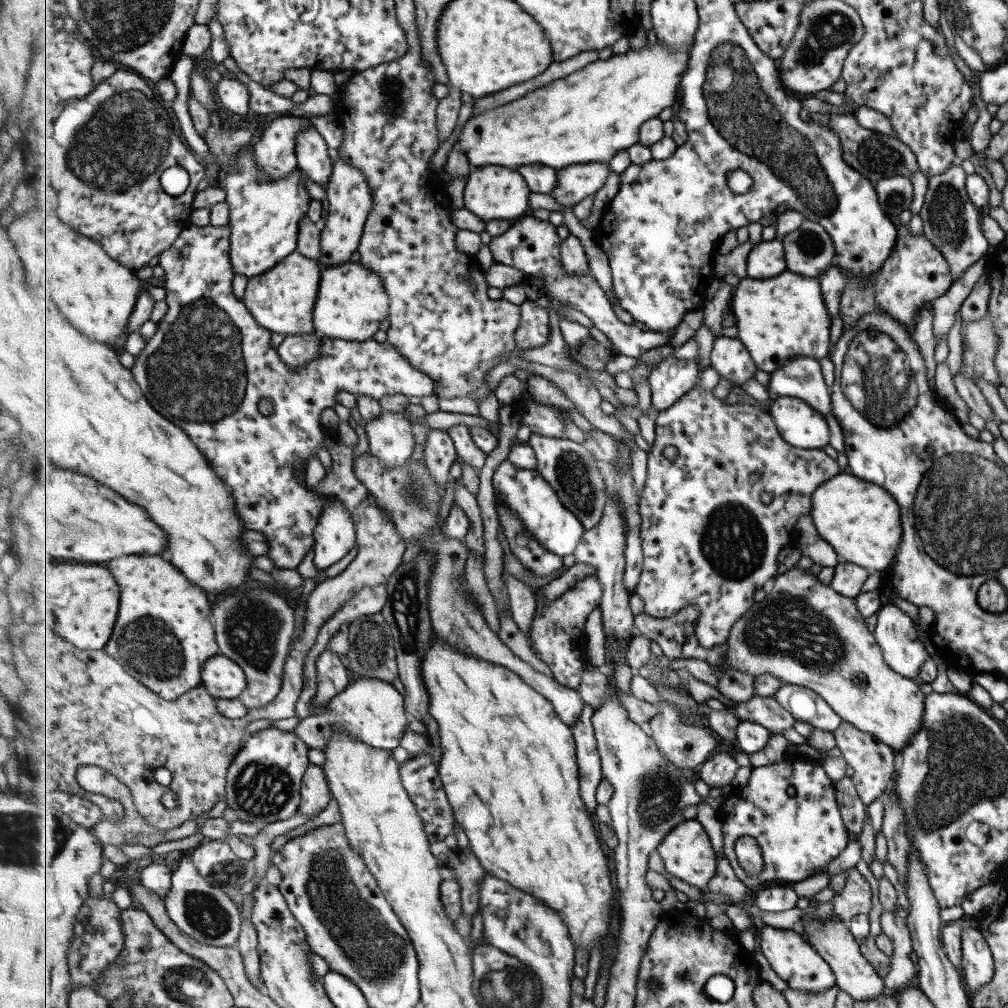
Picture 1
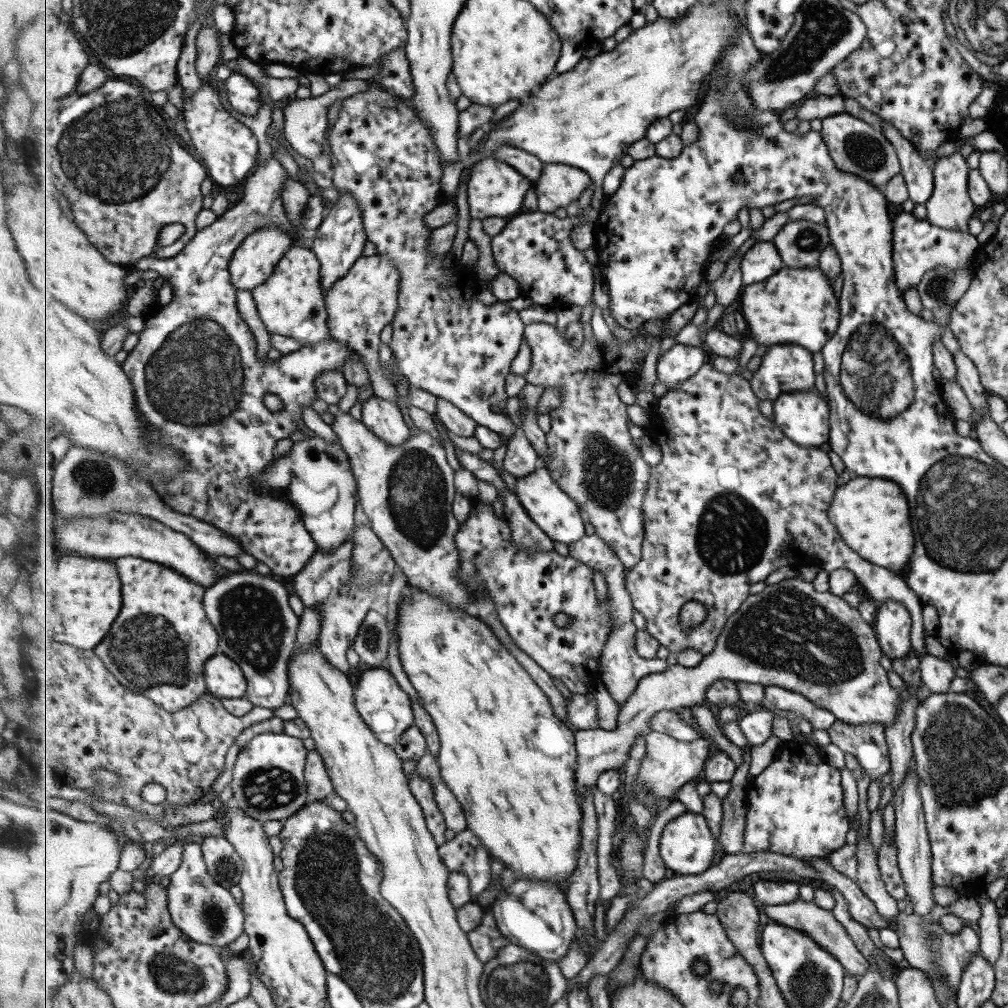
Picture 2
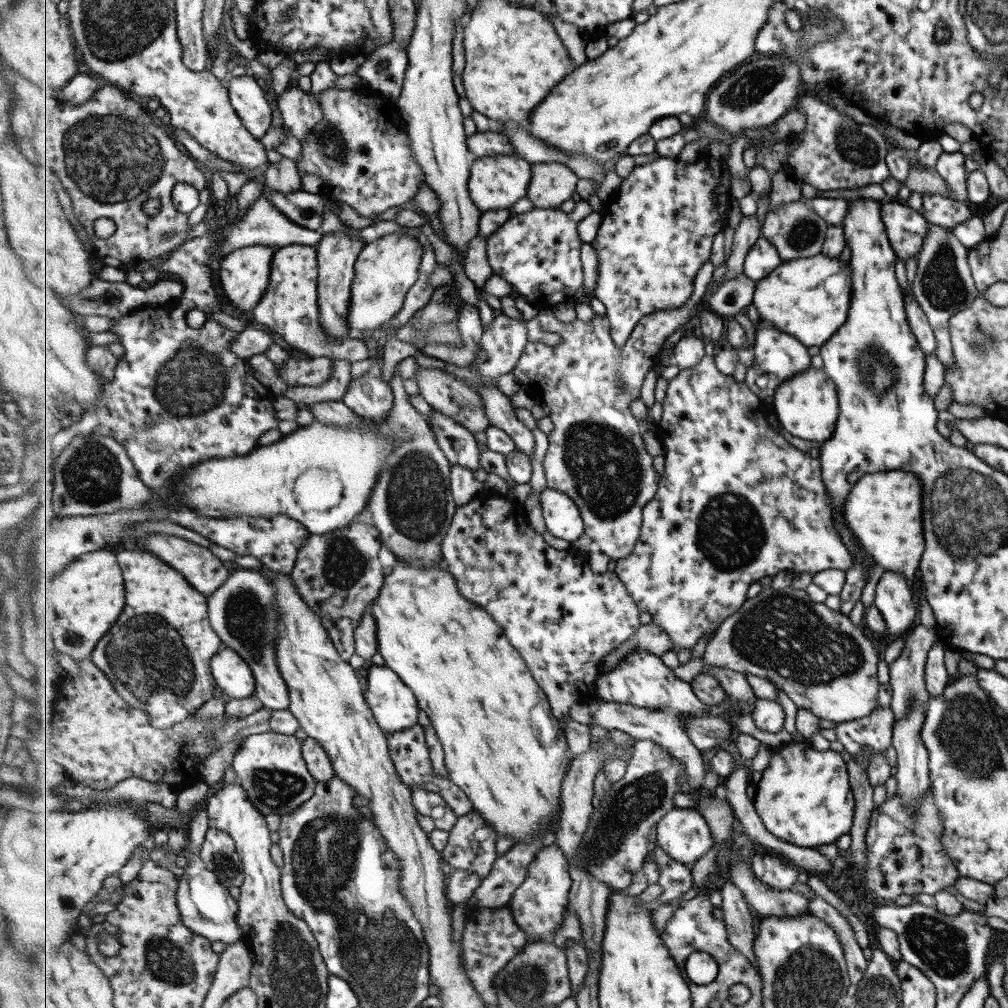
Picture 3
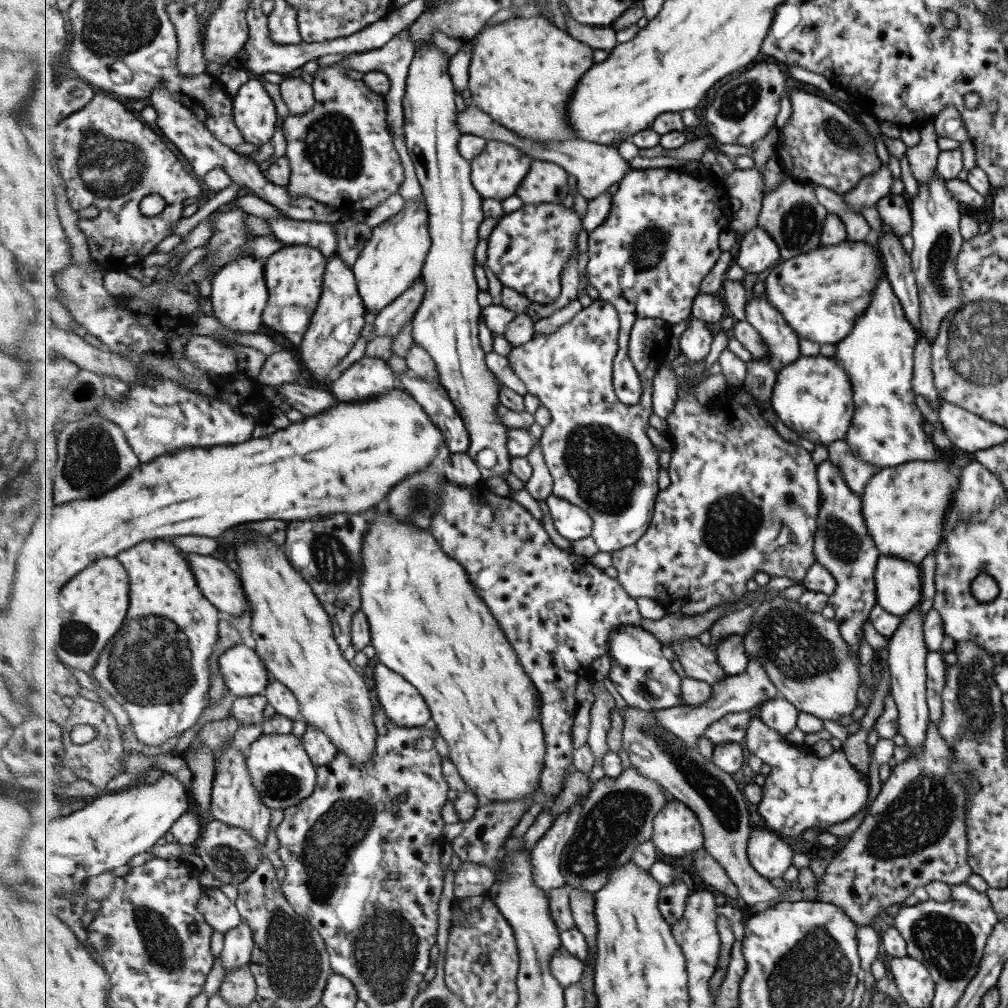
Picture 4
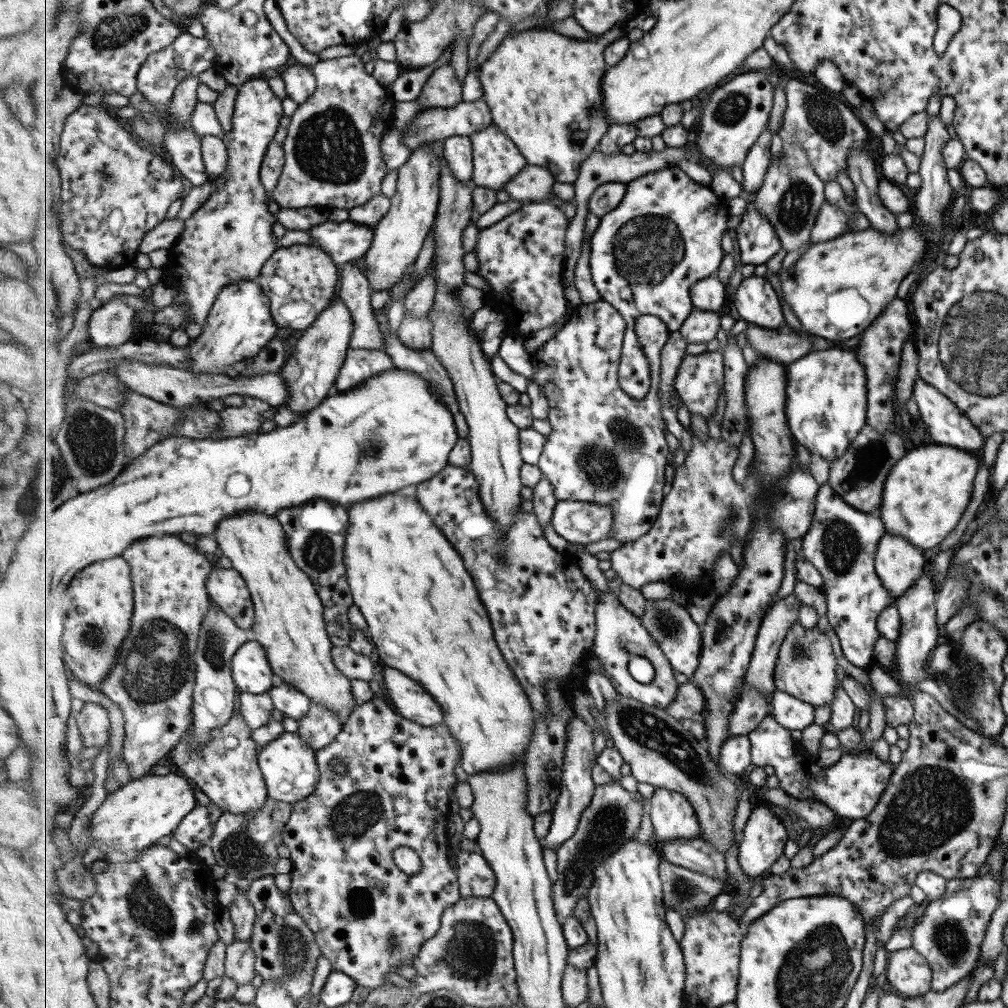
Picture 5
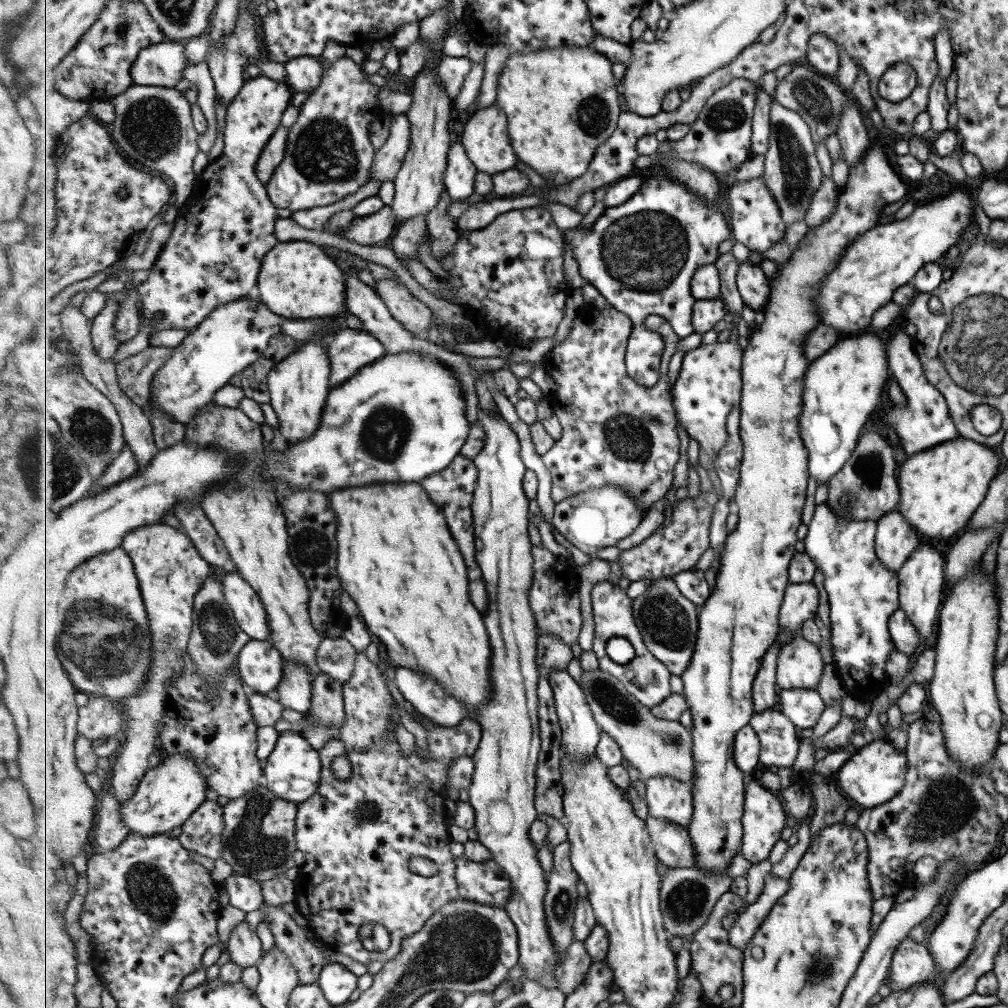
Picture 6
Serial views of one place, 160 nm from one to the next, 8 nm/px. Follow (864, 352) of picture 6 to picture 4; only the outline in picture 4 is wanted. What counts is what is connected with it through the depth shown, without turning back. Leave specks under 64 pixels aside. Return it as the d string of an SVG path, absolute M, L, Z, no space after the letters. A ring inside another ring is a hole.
M821 355L801 357L797 362L780 370L773 389L771 404L775 414L789 429L796 432L799 437L812 442L815 447L826 446L826 444L836 440L844 440L855 409L850 376L839 363L836 363L832 358Z

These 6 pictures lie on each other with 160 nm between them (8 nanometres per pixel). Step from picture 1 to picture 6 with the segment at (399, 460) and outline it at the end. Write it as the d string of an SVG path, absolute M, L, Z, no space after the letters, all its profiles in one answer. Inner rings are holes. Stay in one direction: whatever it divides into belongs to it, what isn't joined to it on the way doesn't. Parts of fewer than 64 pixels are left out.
M345 327L329 339L329 356L332 364L330 383L338 387L363 367L387 356L387 352L371 332Z

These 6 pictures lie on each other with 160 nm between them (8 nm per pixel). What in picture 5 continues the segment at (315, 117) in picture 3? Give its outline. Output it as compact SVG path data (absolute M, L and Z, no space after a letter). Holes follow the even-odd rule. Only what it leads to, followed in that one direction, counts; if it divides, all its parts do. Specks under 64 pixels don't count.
M289 65L280 71L284 81L288 97L297 105L307 102L307 99L316 92L318 80L312 67L301 65Z

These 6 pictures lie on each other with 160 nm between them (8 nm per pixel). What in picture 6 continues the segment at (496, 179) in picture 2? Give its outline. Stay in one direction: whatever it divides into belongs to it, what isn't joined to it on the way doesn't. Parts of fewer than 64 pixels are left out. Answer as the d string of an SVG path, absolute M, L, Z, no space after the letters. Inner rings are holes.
M496 102L488 107L476 107L465 125L456 134L466 147L468 157L475 163L479 171L493 176L506 170L515 169L515 164L519 162L519 157L515 154L514 146L511 144L507 113L501 110Z

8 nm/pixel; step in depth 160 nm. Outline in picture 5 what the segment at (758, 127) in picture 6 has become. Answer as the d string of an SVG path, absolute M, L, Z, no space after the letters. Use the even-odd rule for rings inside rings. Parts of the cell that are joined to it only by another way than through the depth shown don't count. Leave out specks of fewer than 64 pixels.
M768 122L766 129L747 155L745 164L742 166L745 173L745 182L742 184L743 194L757 193L763 186L765 175L772 163L771 140L773 140L773 133Z

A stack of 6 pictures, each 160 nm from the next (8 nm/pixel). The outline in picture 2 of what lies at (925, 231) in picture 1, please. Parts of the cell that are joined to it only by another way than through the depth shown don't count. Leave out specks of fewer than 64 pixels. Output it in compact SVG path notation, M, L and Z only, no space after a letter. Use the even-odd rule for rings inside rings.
M955 151L951 155L939 157L932 166L933 188L931 196L924 203L925 221L931 226L941 229L953 229L955 232L968 232L968 220L973 217L976 207L971 202L967 192L968 164Z

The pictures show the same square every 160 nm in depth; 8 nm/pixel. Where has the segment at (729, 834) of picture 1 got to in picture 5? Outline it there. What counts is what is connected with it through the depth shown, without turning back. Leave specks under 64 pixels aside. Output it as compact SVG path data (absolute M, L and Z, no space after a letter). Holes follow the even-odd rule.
M772 714L767 715L763 723L749 736L752 742L753 764L773 767L774 774L779 778L779 787L790 797L817 801L827 806L835 816L849 818L851 821L859 820L873 810L892 776L893 765L889 761L876 760L872 752L863 750L855 755L849 753L841 755L839 761L826 770L816 769L816 757L800 742L794 740L791 730L781 726Z

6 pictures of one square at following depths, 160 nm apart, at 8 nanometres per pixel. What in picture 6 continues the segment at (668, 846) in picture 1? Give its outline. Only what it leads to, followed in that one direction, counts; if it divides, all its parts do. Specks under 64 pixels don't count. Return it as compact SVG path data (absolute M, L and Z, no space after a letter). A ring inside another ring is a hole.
M672 776L648 778L645 782L649 814L689 828L694 817L692 786Z

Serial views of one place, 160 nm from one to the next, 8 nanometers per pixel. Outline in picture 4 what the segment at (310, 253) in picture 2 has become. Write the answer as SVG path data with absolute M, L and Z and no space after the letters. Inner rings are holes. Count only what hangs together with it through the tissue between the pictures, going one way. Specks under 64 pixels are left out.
M308 245L288 246L265 259L270 300L264 312L265 324L282 333L292 344L301 346L323 294L323 276L328 258ZM419 278L414 284L405 290L395 302L389 304L375 318L374 335L370 336L369 341L376 336L390 336L394 343L402 328L415 316L425 293L424 280Z

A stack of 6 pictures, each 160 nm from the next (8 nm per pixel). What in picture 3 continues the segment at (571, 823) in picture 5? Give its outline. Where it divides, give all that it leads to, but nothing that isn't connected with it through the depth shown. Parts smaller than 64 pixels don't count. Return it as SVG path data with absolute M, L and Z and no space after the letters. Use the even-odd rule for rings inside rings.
M557 842L543 846L533 860L534 862L539 862L539 878L535 880L535 886L525 890L525 884L523 884L521 886L523 892L521 888L517 889L507 906L514 912L514 917L528 934L528 938L533 937L533 942L551 942L555 930L563 924L565 908L571 910L569 904L573 879L570 875L570 862Z

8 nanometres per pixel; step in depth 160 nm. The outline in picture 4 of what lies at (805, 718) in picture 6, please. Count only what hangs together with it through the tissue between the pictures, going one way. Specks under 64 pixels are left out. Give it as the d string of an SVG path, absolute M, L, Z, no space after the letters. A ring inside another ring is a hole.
M780 696L762 704L759 718L773 730L787 735L798 728L800 710L793 703Z

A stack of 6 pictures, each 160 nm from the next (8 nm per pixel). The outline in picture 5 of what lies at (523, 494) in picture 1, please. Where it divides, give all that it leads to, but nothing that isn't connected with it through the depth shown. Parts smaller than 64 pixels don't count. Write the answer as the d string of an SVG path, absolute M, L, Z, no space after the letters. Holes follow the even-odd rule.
M559 501L552 527L569 543L593 544L607 540L614 530L614 508L594 502Z

